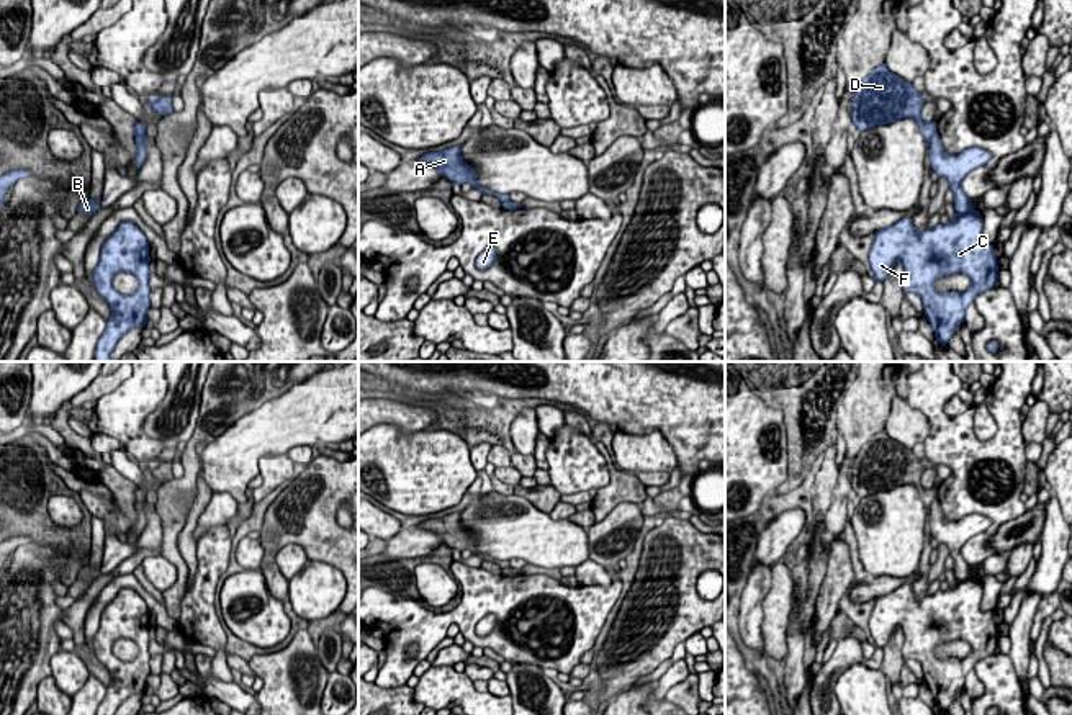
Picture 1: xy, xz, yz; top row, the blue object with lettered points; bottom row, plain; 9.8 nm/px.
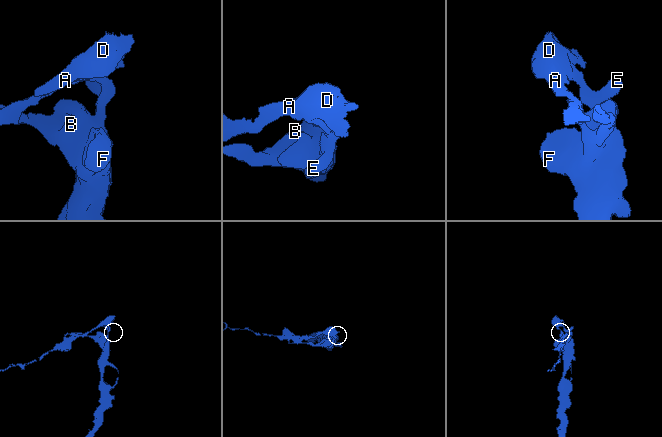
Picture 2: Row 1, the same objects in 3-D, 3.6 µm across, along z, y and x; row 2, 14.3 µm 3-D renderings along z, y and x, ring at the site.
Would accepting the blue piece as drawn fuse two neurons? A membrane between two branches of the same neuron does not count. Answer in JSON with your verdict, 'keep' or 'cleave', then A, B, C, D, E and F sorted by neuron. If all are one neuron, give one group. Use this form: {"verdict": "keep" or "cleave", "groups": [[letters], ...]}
{"verdict": "cleave", "groups": [["A", "D"], ["B", "C", "E", "F"]]}

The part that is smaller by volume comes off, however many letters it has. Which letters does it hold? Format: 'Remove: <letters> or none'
Remove: A, D

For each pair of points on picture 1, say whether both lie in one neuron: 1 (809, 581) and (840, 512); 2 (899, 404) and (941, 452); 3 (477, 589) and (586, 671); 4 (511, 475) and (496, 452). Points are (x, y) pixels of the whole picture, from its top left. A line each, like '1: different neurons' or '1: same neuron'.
1: same neuron
2: different neurons
3: different neurons
4: same neuron

